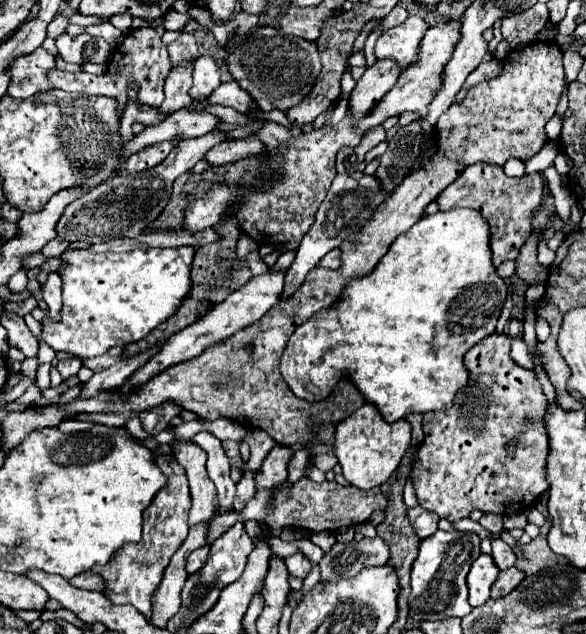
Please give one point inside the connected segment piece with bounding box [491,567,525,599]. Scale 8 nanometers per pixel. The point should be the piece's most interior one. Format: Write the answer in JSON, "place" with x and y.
{"place":[507,581]}

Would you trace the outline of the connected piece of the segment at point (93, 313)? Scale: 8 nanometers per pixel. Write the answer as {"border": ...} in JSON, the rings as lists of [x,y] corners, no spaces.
{"border":[[[69,247],[63,255],[61,261],[65,263],[65,267],[61,269],[61,289],[63,289],[63,315],[59,323],[53,323],[49,319],[43,321],[43,339],[47,345],[51,345],[55,351],[69,351],[77,357],[95,357],[95,355],[103,355],[107,353],[111,347],[115,345],[127,345],[133,341],[143,339],[149,331],[153,331],[159,323],[167,321],[173,313],[177,313],[177,309],[181,307],[183,299],[187,299],[189,291],[191,291],[191,263],[195,257],[195,249],[193,247],[177,247],[177,249],[135,249],[129,253],[95,253],[89,247]]]}

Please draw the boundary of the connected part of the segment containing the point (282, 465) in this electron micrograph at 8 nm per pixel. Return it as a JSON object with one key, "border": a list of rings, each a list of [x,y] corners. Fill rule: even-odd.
{"border":[[[275,445],[267,459],[263,461],[261,469],[257,471],[257,489],[275,489],[287,479],[287,463],[291,459],[291,449],[285,445]]]}

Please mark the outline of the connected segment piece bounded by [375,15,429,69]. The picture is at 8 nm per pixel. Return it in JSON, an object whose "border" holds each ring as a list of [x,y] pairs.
{"border":[[[411,15],[403,25],[385,31],[377,39],[377,45],[375,45],[377,59],[391,57],[399,61],[399,65],[405,69],[407,65],[411,65],[411,61],[415,61],[419,51],[419,41],[423,39],[423,33],[427,29],[429,25],[425,19]]]}

